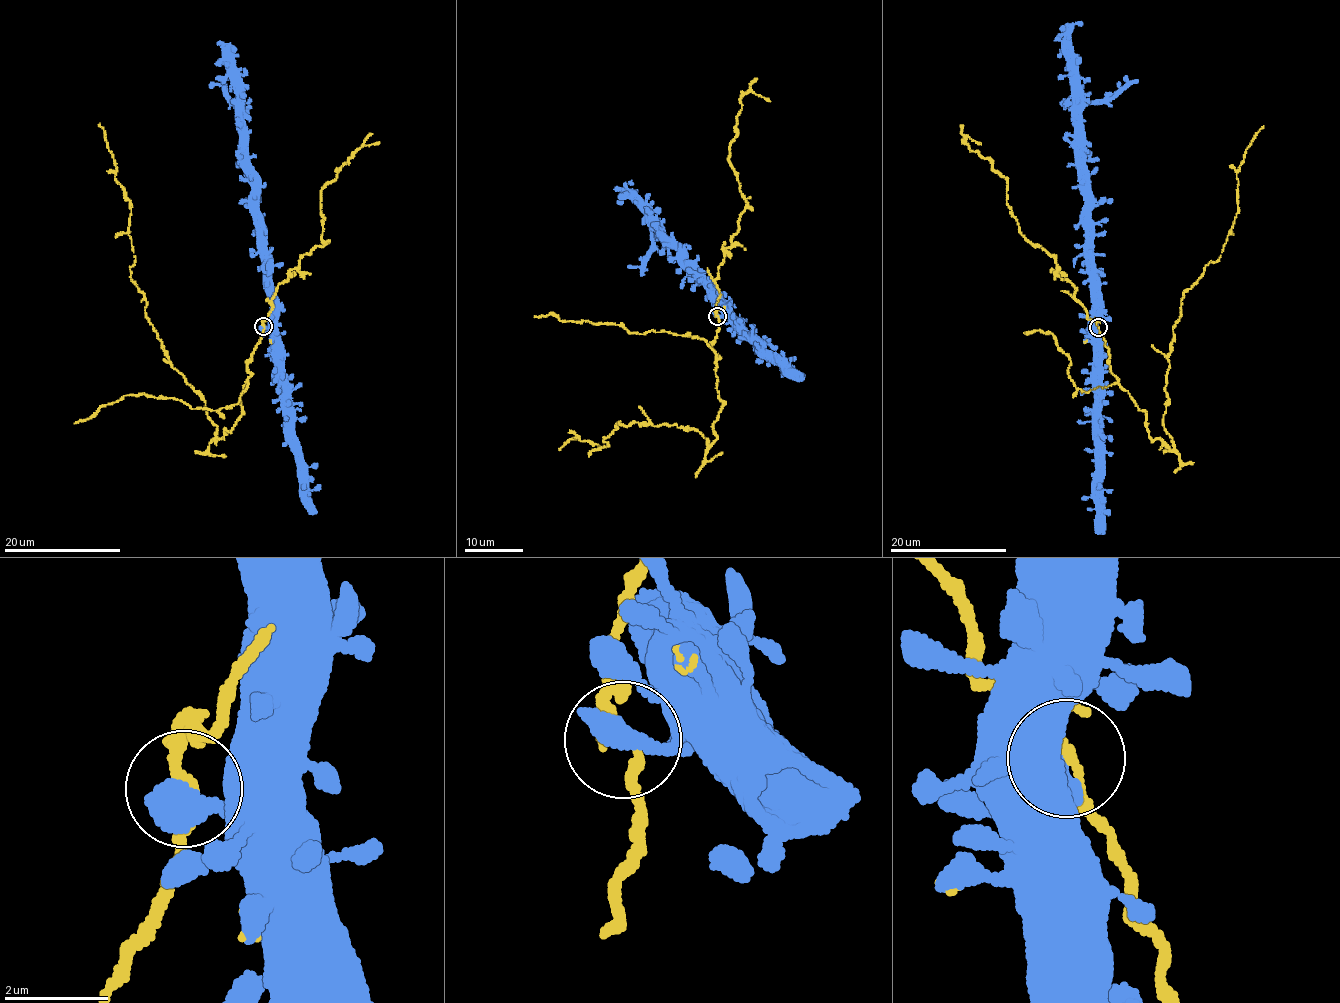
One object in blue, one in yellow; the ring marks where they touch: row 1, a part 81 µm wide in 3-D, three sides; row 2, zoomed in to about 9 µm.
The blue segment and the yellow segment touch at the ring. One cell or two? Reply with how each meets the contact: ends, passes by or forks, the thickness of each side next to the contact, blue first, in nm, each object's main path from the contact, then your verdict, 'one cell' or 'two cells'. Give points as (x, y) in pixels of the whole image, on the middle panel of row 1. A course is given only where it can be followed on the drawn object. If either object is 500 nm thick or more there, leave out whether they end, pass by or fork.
calibres 600 and 160 nm; course blue (717, 316), (724, 314), (719, 302), (695, 278), (682, 252), (669, 242), (647, 209), (628, 193), (618, 204); course yellow (717, 316), (722, 407), (712, 445), (693, 427), (634, 420), (604, 436), (609, 445), (577, 436), (560, 449); one cell

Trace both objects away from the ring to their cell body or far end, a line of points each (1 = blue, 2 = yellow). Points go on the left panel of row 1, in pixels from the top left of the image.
1: (263, 326), (270, 326), (271, 299), (258, 241), (257, 175), (248, 160), (238, 70), (229, 50), (218, 42)
2: (263, 326), (247, 363), (240, 419), (219, 438), (205, 400), (172, 367), (130, 279), (131, 200), (99, 123)

